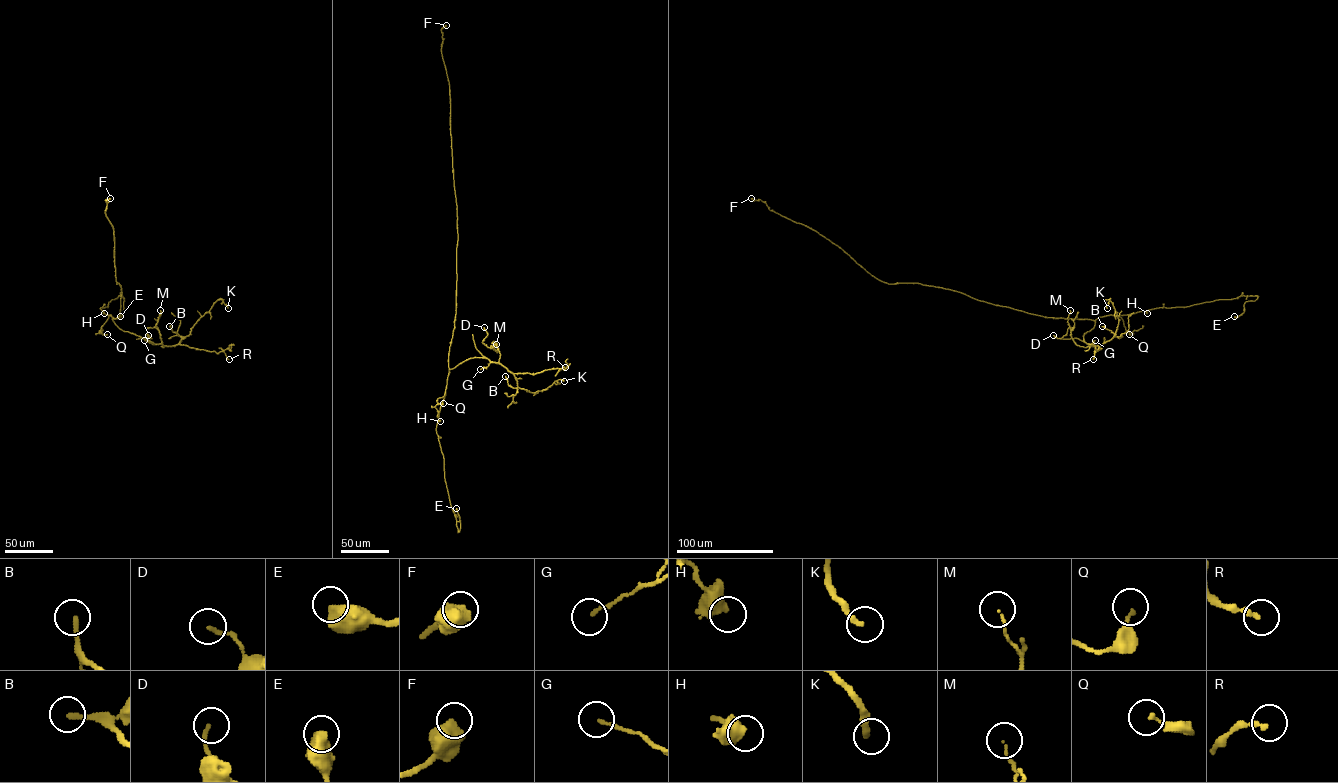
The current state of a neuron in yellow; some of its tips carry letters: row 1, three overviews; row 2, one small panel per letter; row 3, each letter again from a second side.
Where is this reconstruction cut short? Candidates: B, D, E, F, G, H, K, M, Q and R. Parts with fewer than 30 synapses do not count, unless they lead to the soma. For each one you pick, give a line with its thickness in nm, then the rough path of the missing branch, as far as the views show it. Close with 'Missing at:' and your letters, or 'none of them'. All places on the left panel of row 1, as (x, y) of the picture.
Missing at: none of them

